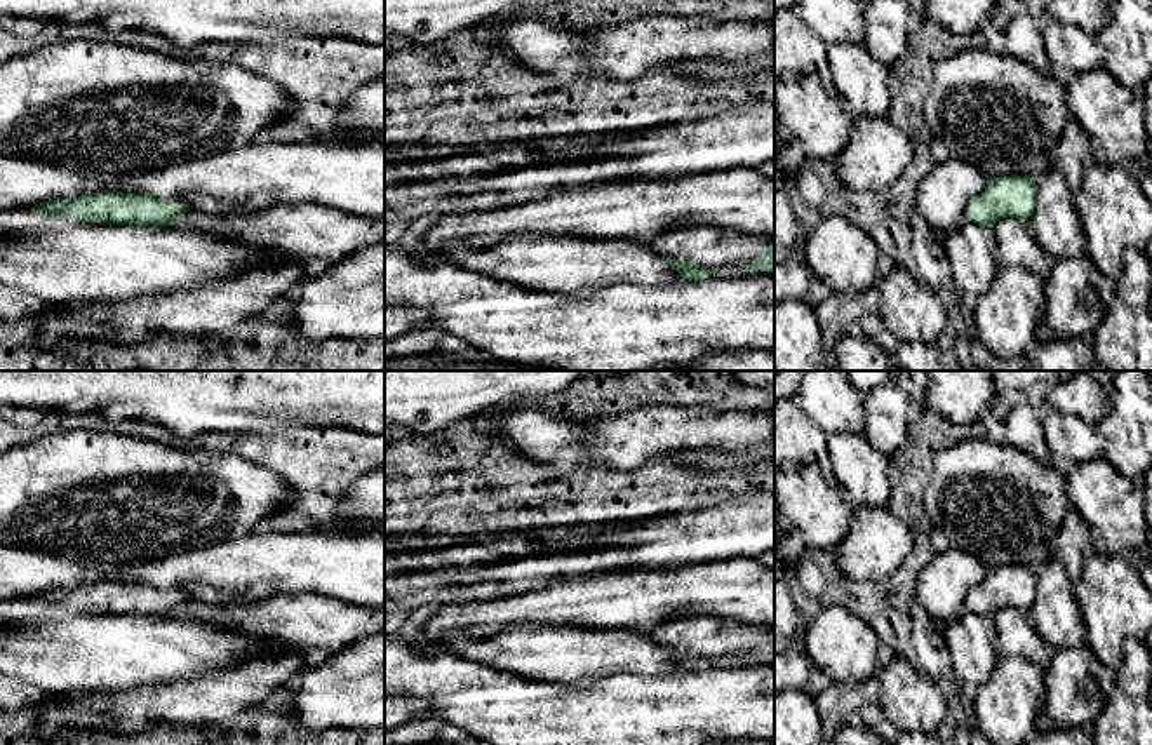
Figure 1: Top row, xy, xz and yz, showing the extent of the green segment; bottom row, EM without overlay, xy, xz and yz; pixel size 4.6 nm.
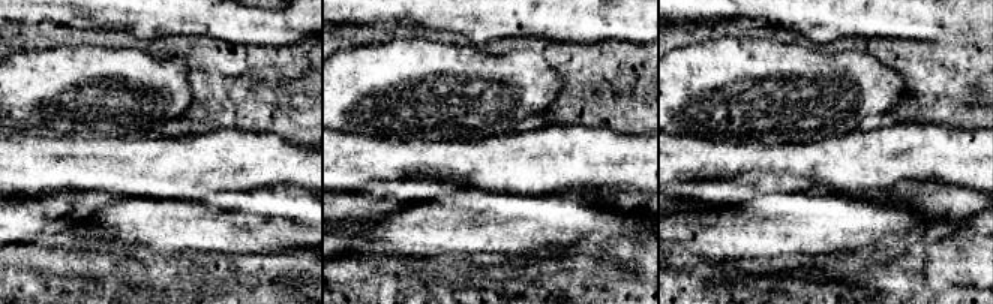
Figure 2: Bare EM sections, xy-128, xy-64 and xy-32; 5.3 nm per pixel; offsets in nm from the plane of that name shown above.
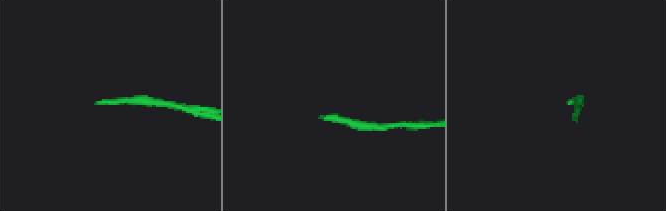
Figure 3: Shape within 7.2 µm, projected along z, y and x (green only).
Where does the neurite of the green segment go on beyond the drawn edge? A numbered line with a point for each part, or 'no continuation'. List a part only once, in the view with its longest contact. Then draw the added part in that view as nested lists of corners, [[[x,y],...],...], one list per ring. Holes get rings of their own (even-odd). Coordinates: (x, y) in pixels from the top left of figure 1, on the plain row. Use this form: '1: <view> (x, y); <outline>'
1: xy (21, 608); [[[30,599],[0,601],[0,618],[21,620],[21,618],[44,618],[54,621],[64,621],[71,618],[101,616],[97,611],[84,611],[66,604],[37,604]]]

